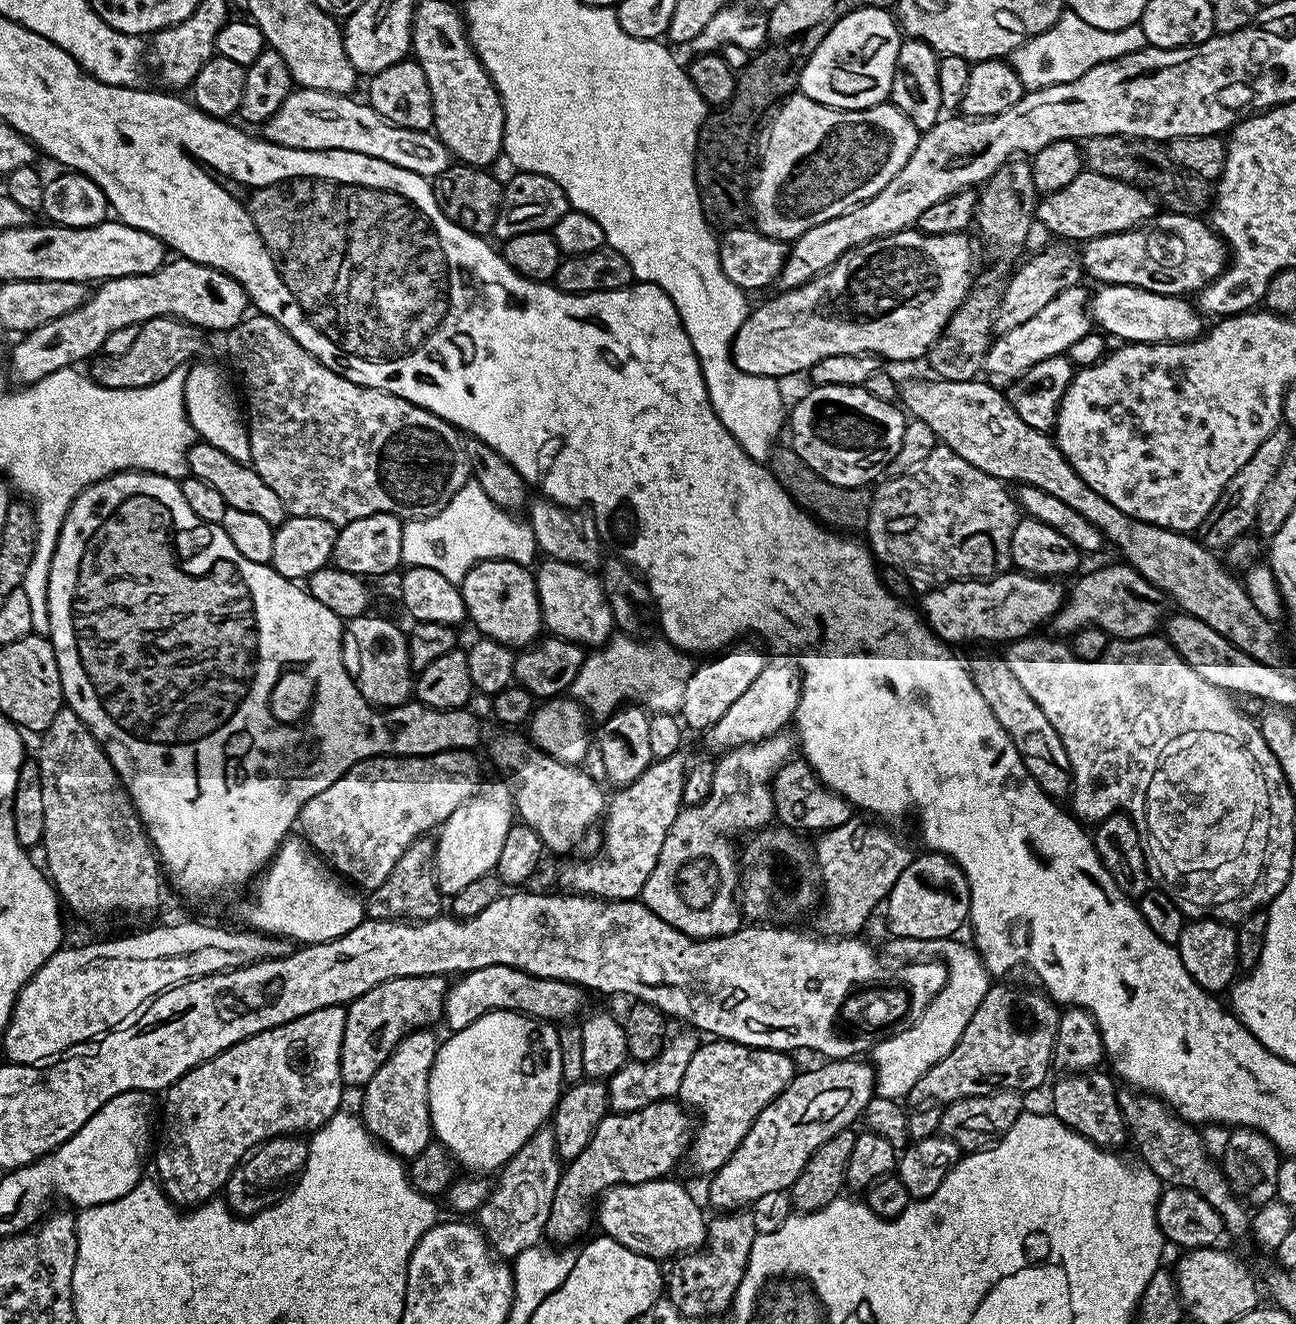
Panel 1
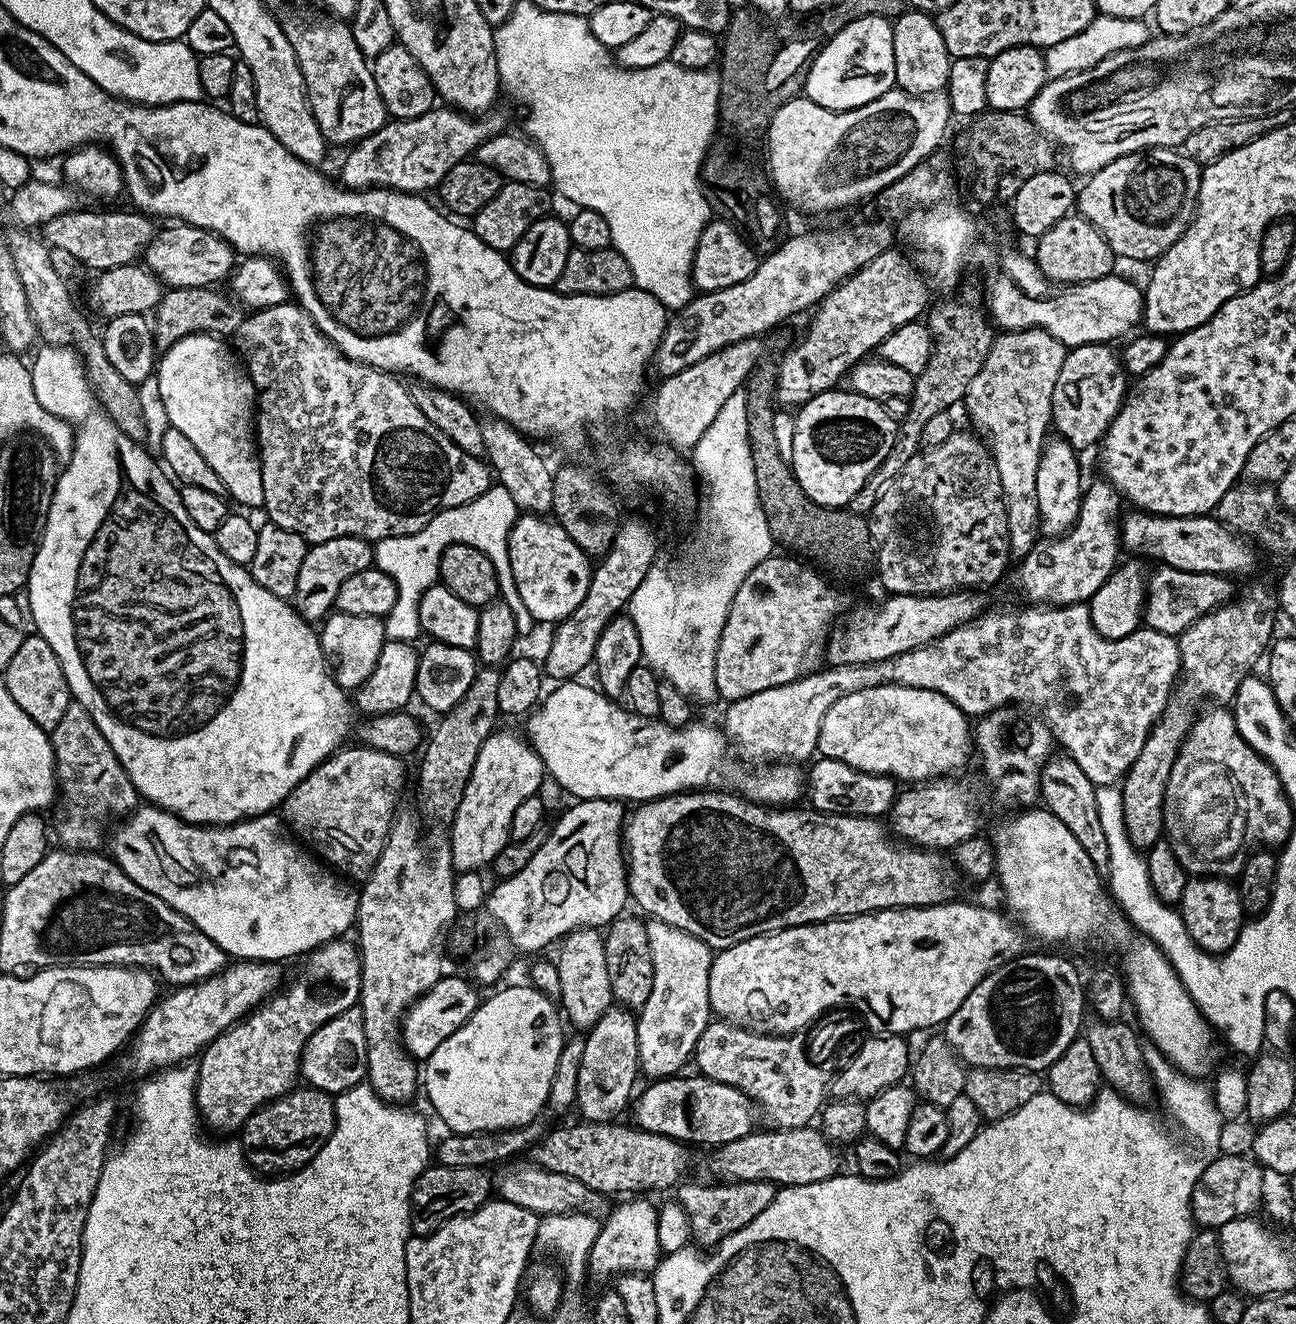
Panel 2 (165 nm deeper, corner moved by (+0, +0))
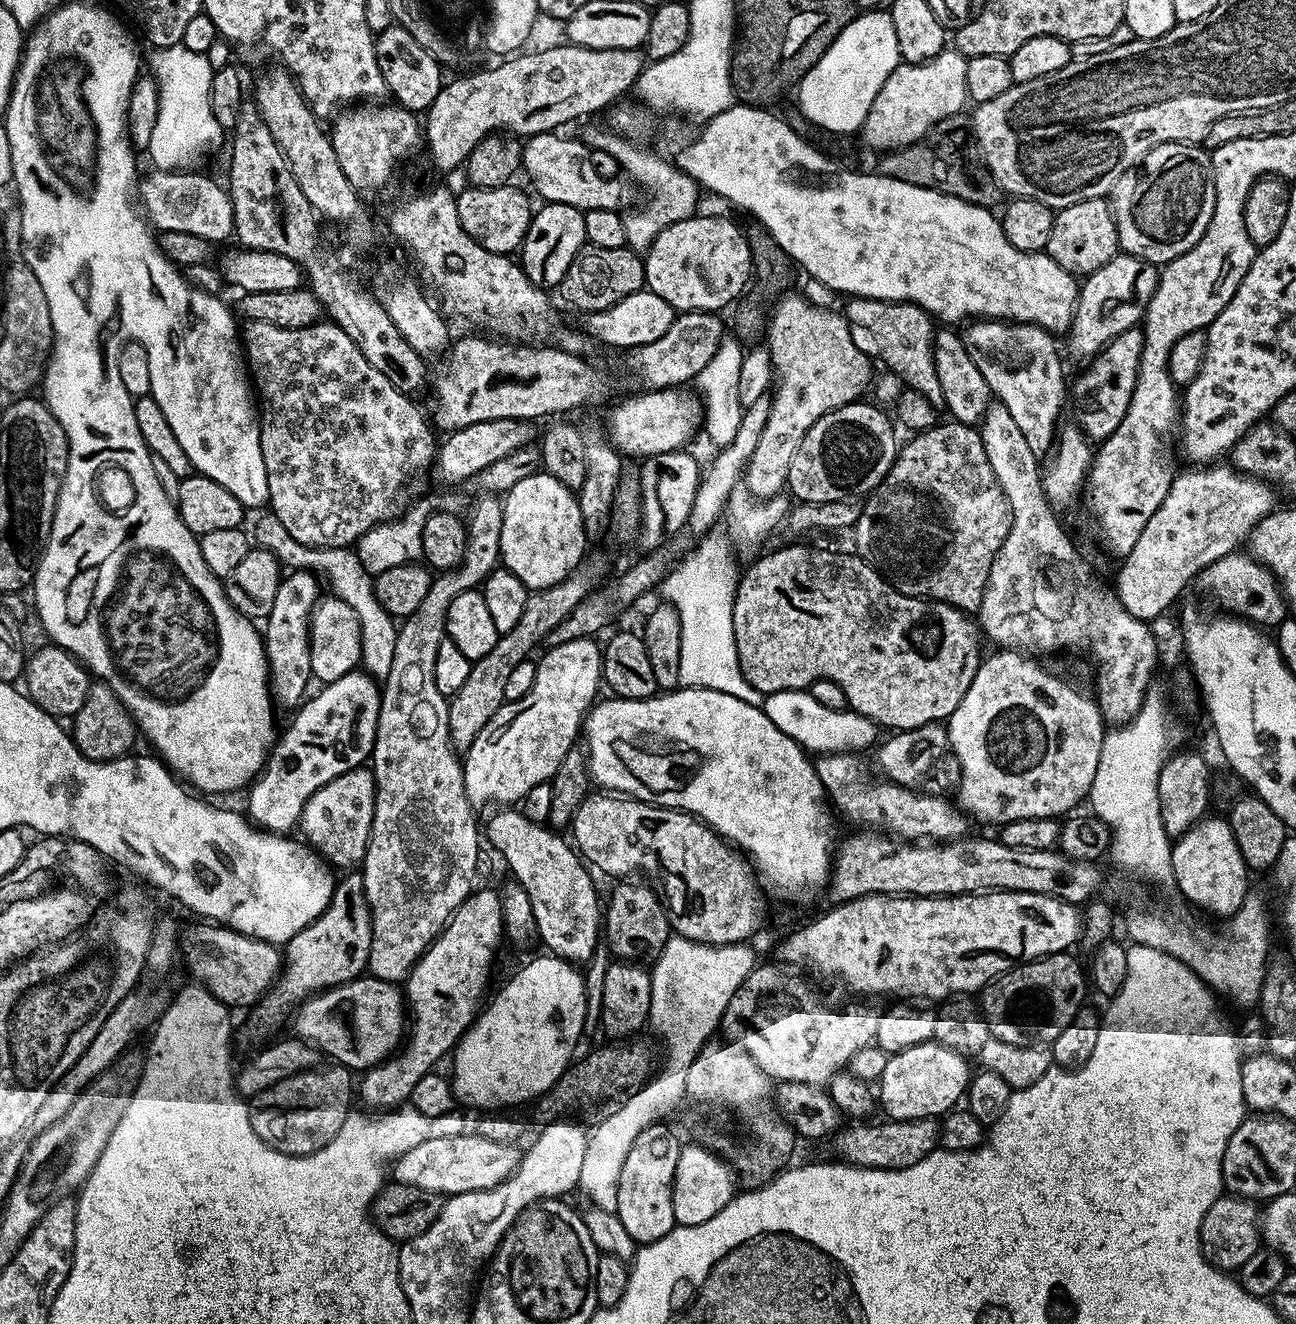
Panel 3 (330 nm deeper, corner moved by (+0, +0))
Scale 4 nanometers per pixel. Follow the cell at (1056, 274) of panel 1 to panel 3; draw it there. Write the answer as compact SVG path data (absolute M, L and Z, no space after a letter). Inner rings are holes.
M1107 199L1074 202L1074 206L1059 209L1054 215L1054 226L1050 230L1048 256L1062 266L1071 276L1083 278L1094 270L1106 266L1118 254L1118 230L1114 222L1111 203Z

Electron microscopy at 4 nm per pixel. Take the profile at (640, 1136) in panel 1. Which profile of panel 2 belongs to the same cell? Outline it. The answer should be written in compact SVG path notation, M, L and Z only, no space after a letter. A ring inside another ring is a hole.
M684 1075L653 1079L649 1083L652 1085L641 1096L639 1093L635 1097L630 1108L630 1112L636 1115L635 1127L669 1136L685 1146L719 1146L726 1142L738 1142L738 1138L746 1138L746 1134L750 1134L757 1127L757 1109L752 1099L742 1090L726 1082L712 1080L709 1076Z

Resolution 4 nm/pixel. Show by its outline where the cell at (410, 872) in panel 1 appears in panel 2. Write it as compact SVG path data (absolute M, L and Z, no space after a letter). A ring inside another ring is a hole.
M484 666L477 671L474 682L466 689L466 694L458 706L454 706L450 711L443 713L436 724L436 729L432 733L427 733L426 739L422 744L422 751L419 753L420 777L417 778L416 784L420 787L420 806L421 813L436 821L449 825L456 816L458 806L461 805L462 794L466 794L466 786L470 782L470 774L474 762L478 762L478 750L486 742L486 738L492 735L497 727L496 720L500 716L498 710L498 678L500 677L500 668L496 666Z

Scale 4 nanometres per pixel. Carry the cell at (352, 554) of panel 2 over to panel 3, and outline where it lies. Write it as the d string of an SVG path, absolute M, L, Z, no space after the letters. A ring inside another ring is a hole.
M289 571L281 579L278 594L274 594L272 609L266 617L265 624L268 625L262 628L264 659L268 665L270 677L270 695L279 707L281 704L282 707L289 708L289 710L295 709L305 699L306 693L309 691L308 680L313 679L308 626L312 610L322 596L319 583L321 584L321 581L315 572Z

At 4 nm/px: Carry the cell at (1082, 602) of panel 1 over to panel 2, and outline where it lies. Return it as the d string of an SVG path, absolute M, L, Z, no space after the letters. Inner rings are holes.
M1167 566L1157 567L1157 572L1150 576L1146 584L1146 603L1144 606L1143 623L1149 628L1158 630L1167 636L1175 636L1186 630L1188 626L1196 622L1203 615L1214 611L1221 605L1227 605L1233 599L1231 579L1228 576L1218 574L1194 574L1186 570L1174 570Z

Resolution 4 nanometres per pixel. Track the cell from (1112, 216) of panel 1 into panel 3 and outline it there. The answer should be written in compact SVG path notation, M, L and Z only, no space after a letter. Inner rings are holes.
M1196 142L1159 144L1132 171L1122 174L1110 193L1119 251L1163 266L1202 238L1214 214L1214 174L1207 147Z

